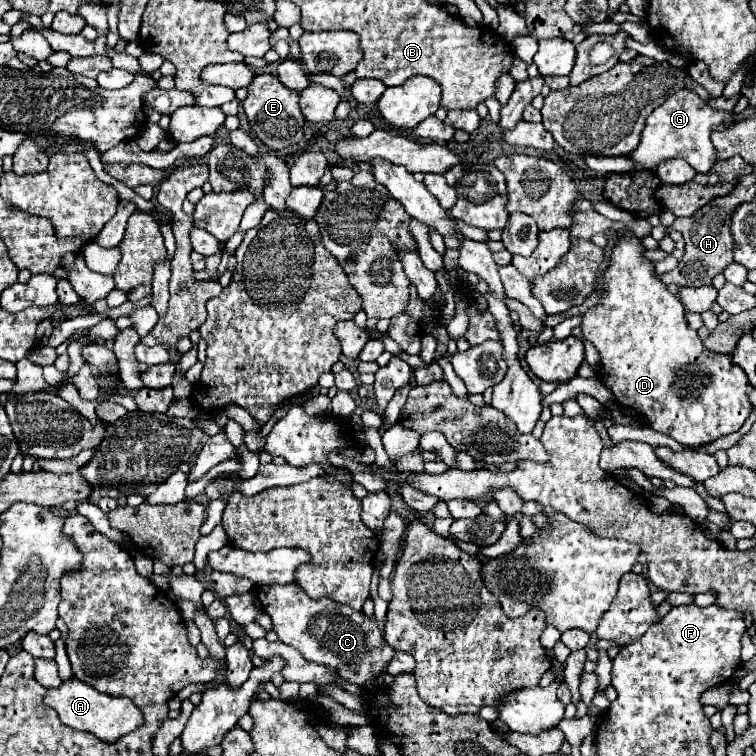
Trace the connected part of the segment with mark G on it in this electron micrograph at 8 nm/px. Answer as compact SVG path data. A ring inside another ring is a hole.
M680 90L676 94L672 94L662 106L658 106L648 118L646 118L646 126L640 138L640 144L632 150L632 154L626 154L636 168L640 170L656 170L658 164L662 164L664 160L672 160L672 158L682 158L686 160L696 172L708 172L716 162L716 148L710 140L710 132L712 128L724 124L734 124L736 122L736 114L734 112L722 112L712 108L706 100L702 100L696 92L692 90Z

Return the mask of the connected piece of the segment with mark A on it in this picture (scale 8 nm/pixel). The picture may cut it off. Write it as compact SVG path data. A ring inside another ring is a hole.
M76 678L62 682L60 688L50 688L48 694L44 696L44 704L54 708L66 726L70 726L74 730L92 732L94 736L98 736L100 740L104 740L108 744L134 732L144 722L142 712L136 708L136 704L132 704L132 700L102 694L102 692L94 690L92 686L88 686Z

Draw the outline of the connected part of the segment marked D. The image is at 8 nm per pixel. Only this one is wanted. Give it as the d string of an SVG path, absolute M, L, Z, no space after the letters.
M630 232L620 234L620 242L614 246L610 266L604 272L604 296L602 304L586 310L582 316L582 332L588 342L600 352L598 376L604 386L610 388L614 398L634 412L638 412L650 428L672 436L682 446L698 448L706 446L726 434L738 432L752 412L748 400L748 378L744 370L732 364L730 356L714 354L704 348L698 332L688 328L682 302L666 290L666 286L654 274L654 264L644 258L644 246L640 238Z

